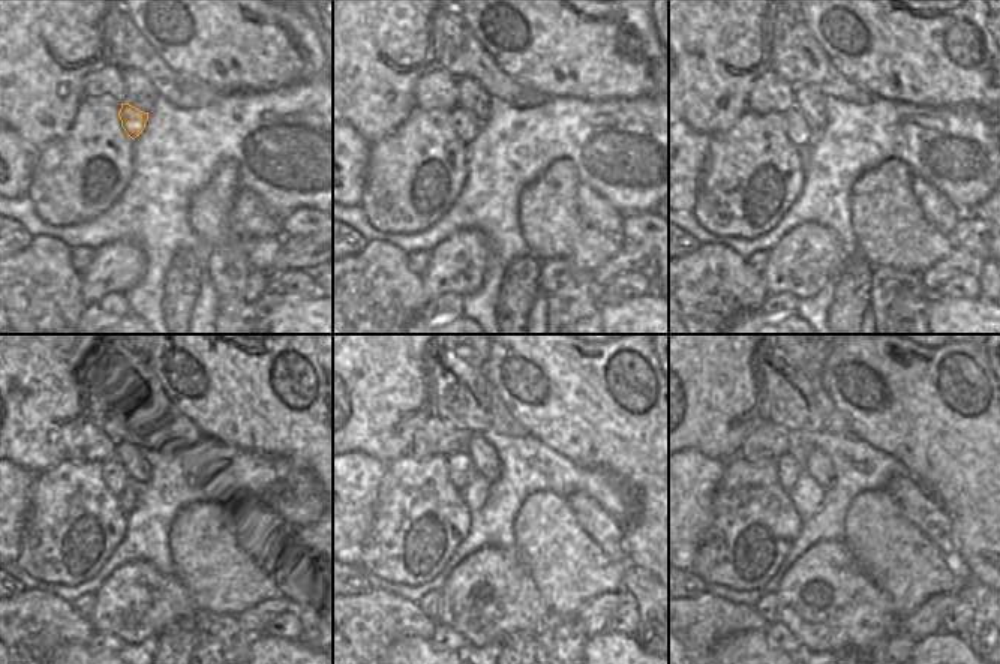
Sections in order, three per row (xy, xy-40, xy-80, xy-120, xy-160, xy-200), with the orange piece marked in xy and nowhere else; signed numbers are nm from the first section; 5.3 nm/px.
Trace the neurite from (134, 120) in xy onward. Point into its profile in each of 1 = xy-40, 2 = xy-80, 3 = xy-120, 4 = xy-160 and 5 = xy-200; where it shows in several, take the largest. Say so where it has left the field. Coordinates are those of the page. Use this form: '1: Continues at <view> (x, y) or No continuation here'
1: Continues at xy-40 (465, 125)
2: Continues at xy-80 (799, 131)
3: Continues at xy-120 (116, 477)
4: Continues at xy-160 (455, 468)
5: Continues at xy-200 (787, 463).

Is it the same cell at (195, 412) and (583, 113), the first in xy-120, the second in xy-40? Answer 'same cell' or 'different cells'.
different cells

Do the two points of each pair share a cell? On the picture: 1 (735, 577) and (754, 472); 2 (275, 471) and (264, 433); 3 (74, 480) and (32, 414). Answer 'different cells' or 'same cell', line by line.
1: same cell
2: different cells
3: different cells

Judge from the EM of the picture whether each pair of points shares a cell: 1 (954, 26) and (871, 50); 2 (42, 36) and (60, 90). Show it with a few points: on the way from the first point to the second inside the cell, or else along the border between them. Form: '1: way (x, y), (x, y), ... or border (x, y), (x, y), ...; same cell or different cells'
1: way (933, 26), (895, 26), (892, 29); same cell
2: way (42, 50), (42, 72), (47, 77); same cell

